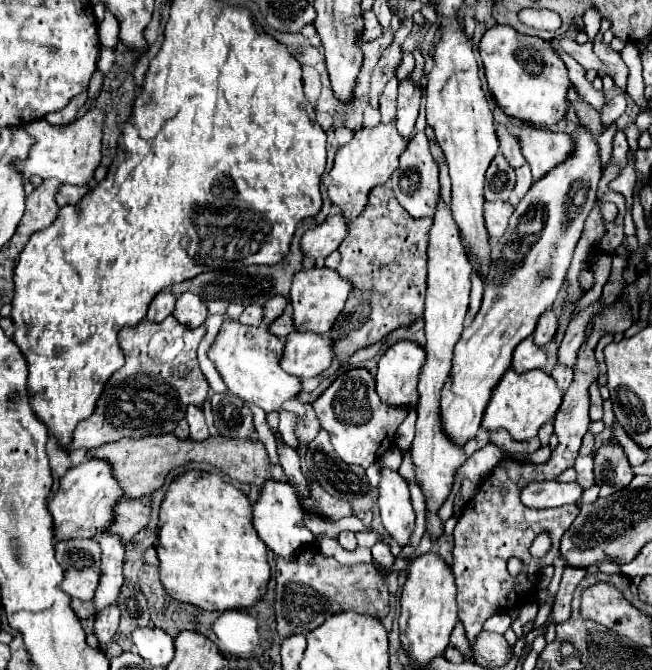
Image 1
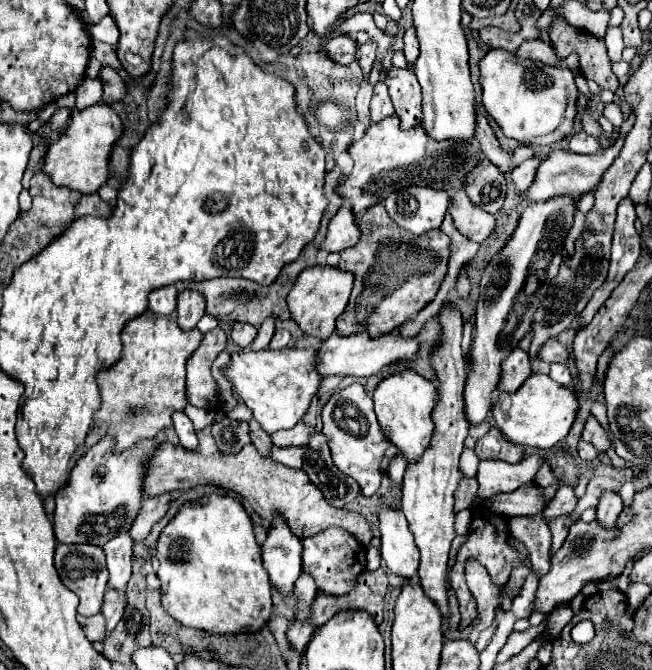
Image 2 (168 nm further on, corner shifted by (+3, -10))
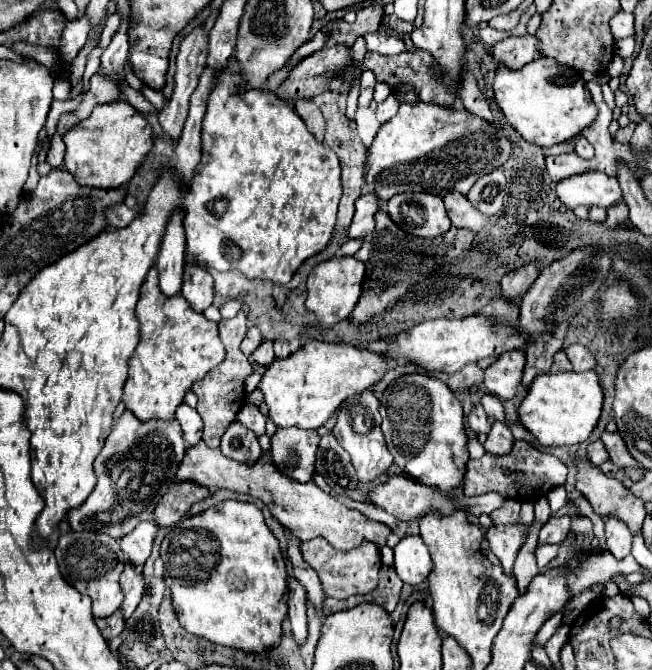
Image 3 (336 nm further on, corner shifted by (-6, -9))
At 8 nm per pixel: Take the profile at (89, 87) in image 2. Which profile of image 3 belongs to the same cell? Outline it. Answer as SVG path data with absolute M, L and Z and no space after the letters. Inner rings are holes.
M126 15L124 21L120 23L118 31L112 37L112 43L102 55L102 71L106 75L110 73L122 73L124 63L128 59L128 29L132 27L132 15Z

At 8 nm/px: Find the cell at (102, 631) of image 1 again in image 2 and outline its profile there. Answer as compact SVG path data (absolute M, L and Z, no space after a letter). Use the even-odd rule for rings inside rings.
M107 588L105 592L105 600L103 600L103 606L101 606L101 614L105 616L105 630L107 634L117 626L117 622L121 620L123 616L123 610L125 610L125 594L121 592L111 592L111 588Z

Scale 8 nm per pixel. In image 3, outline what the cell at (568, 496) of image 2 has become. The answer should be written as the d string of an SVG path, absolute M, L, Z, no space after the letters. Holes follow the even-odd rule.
M560 517L560 519L550 519L542 529L538 537L538 545L548 545L548 543L560 543L566 539L570 531L570 517Z

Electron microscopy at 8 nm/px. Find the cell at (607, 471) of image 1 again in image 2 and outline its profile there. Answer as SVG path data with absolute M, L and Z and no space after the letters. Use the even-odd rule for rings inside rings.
M605 490L603 496L599 498L599 504L597 504L597 520L599 520L603 526L613 526L621 510L623 510L621 496L619 496L617 492Z

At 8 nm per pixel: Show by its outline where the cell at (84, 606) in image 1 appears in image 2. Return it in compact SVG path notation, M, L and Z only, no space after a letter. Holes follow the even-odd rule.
M95 614L95 616L89 616L89 618L77 616L77 622L81 624L85 636L91 642L101 642L105 638L105 628L103 628L103 616L101 614Z

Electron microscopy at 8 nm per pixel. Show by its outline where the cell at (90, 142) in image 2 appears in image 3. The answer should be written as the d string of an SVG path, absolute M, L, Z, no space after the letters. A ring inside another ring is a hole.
M116 101L94 107L88 119L80 121L64 135L64 143L64 169L68 169L78 183L86 187L110 189L126 185L146 159L152 149L152 127L128 101Z

